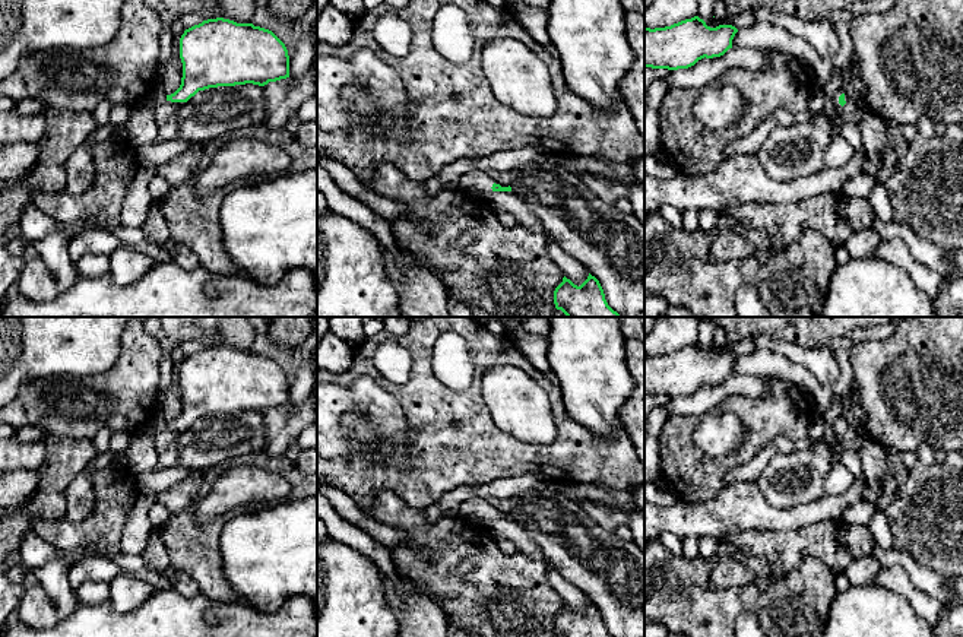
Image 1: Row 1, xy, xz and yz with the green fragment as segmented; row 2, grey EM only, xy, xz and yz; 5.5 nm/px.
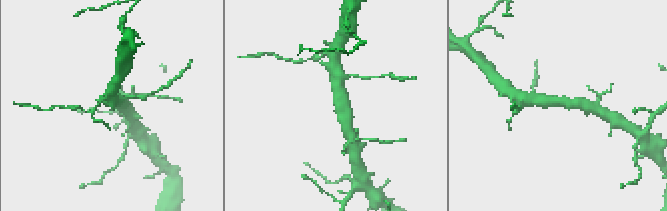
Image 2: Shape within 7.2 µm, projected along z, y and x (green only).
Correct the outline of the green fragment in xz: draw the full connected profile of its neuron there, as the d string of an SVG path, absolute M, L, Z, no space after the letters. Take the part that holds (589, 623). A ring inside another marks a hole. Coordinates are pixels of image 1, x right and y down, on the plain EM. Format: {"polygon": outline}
{"polygon": "M590 600L580 614L564 603L554 618L554 631L557 637L612 637L599 608Z"}

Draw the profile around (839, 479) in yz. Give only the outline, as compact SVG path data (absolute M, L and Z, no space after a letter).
M833 466L824 481L824 494L839 495L843 494L855 485L853 475L843 466Z

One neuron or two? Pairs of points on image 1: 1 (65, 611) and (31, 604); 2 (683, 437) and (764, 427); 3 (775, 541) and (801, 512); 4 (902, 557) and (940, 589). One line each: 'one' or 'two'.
1: two
2: one
3: two
4: one

